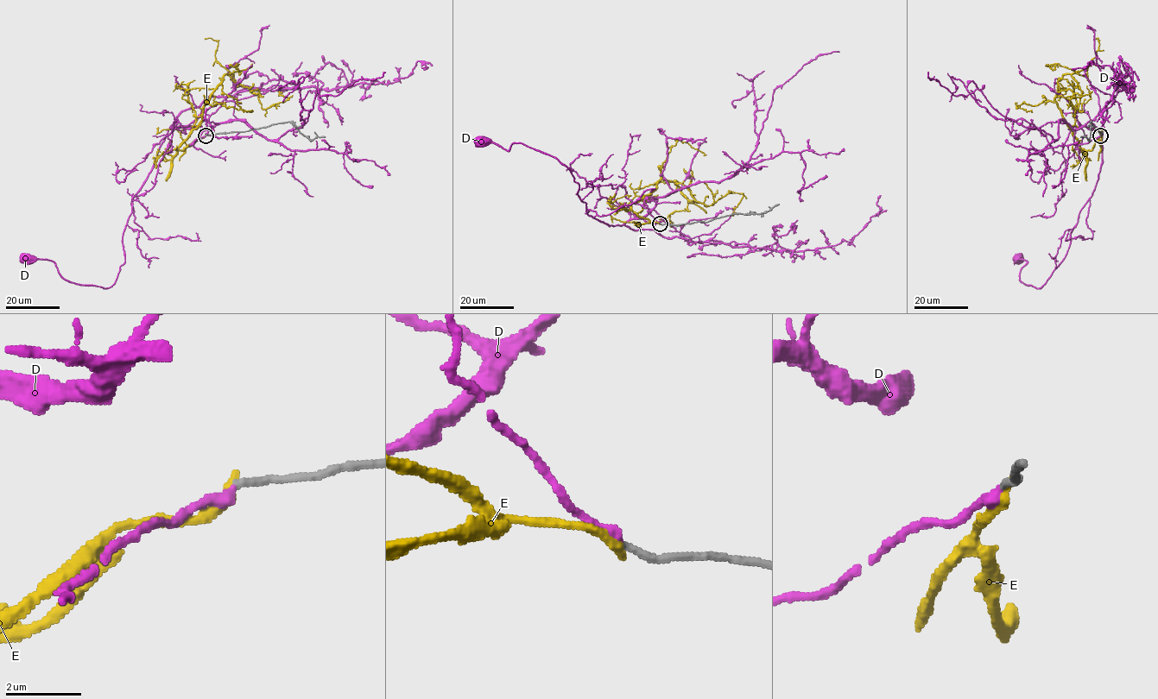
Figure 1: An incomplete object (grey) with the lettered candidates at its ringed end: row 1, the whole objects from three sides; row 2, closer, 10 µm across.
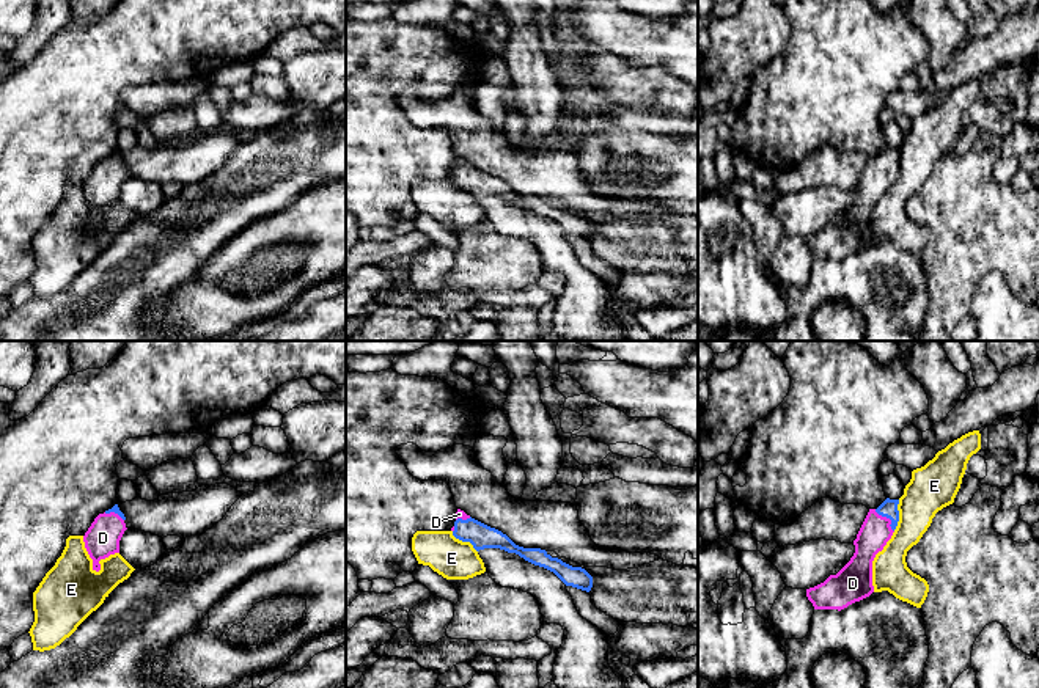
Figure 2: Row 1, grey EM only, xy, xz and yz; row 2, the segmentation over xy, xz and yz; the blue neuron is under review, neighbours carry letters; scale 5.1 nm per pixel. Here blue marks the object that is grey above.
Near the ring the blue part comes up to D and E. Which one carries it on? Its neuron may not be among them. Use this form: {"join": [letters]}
{"join": ["D"]}

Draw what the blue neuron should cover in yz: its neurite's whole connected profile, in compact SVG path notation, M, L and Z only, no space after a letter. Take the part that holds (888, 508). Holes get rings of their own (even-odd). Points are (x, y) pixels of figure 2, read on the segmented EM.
M887 498L877 509L869 509L857 539L850 561L824 583L806 589L806 597L814 609L844 609L869 597L872 586L872 561L891 539L898 521L899 500Z

